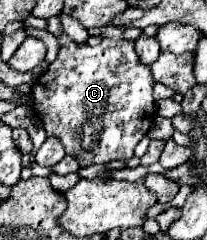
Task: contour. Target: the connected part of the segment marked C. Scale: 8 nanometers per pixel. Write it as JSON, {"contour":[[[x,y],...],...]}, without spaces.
{"contour":[[[70,36],[60,38],[60,54],[32,86],[32,106],[46,136],[62,140],[82,168],[130,160],[136,144],[150,130],[156,116],[150,66],[140,64],[134,42],[104,38],[98,46],[76,44]]]}

